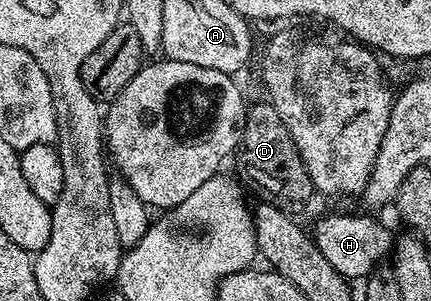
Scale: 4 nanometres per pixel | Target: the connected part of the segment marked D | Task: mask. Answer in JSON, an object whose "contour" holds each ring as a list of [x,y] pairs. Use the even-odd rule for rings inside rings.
{"contour":[[[267,102],[253,104],[244,113],[244,129],[240,139],[238,157],[244,176],[256,187],[259,199],[265,204],[289,214],[296,211],[314,196],[312,179],[290,138],[290,130],[278,118],[278,110]]]}

